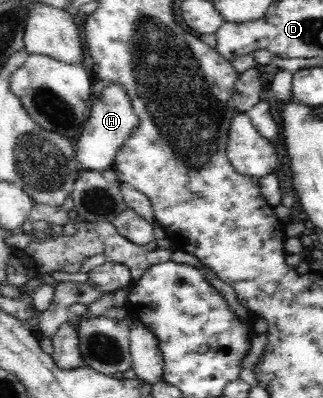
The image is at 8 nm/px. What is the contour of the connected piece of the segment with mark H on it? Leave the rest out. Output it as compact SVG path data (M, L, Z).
M110 82L110 85L102 91L102 95L94 100L90 118L84 123L78 139L74 141L75 153L81 169L100 173L113 170L114 157L118 149L130 138L138 121L125 88L116 82Z

